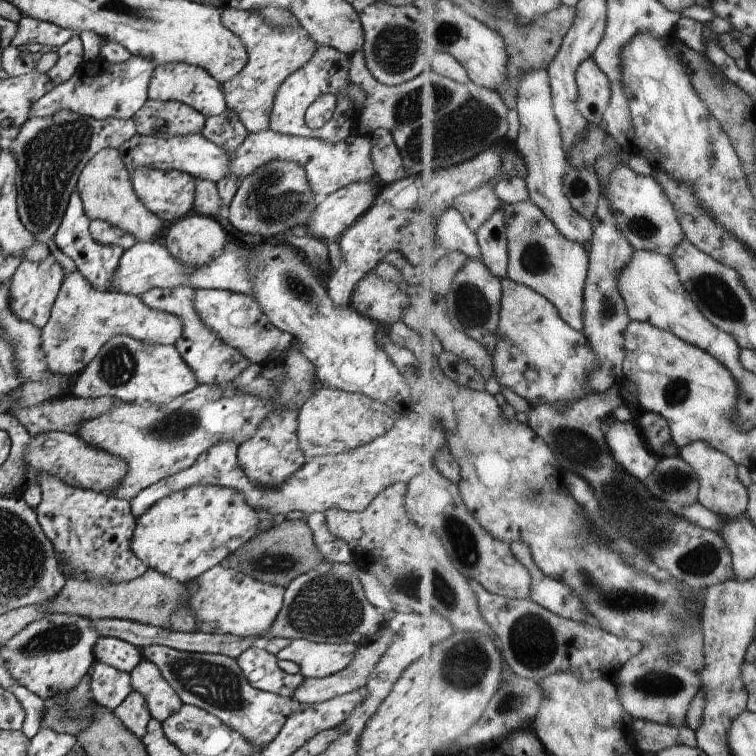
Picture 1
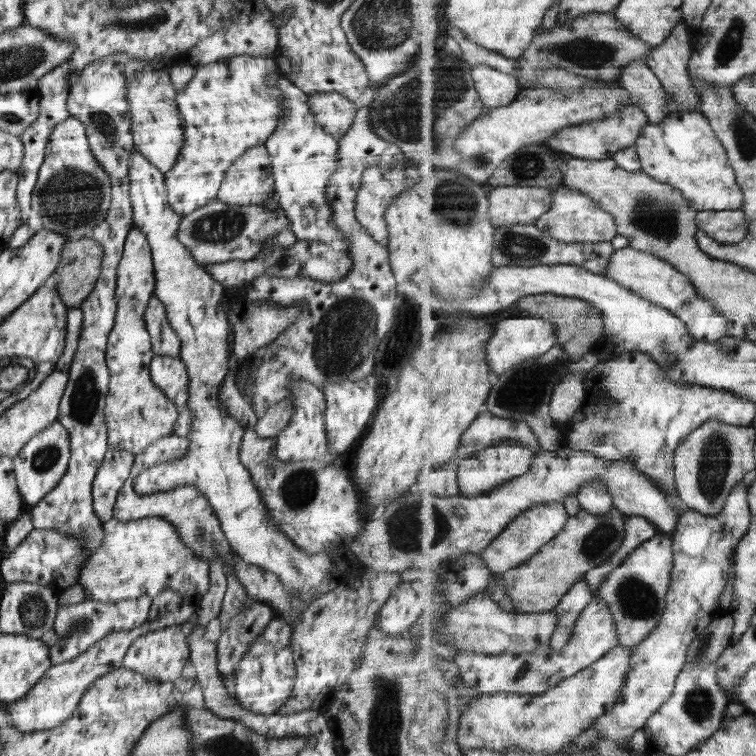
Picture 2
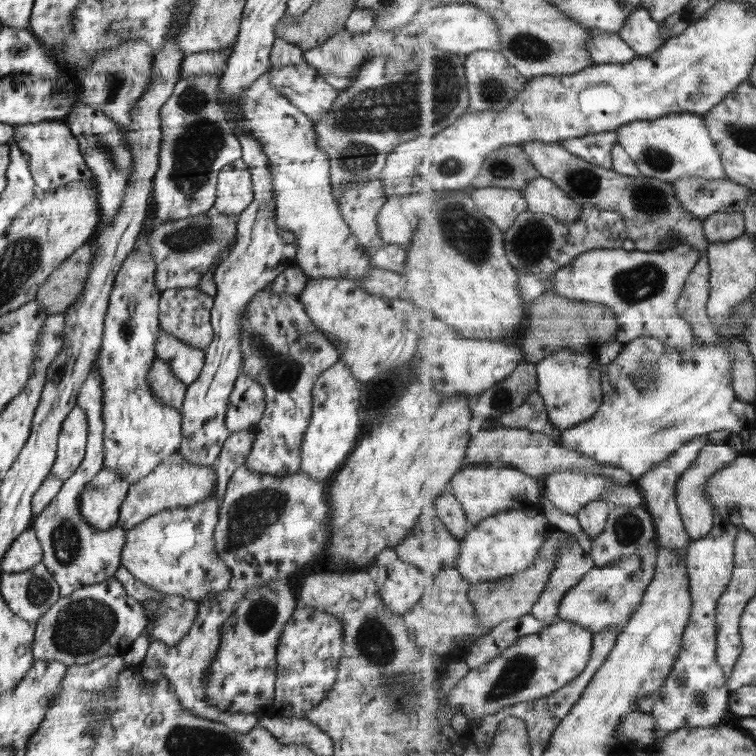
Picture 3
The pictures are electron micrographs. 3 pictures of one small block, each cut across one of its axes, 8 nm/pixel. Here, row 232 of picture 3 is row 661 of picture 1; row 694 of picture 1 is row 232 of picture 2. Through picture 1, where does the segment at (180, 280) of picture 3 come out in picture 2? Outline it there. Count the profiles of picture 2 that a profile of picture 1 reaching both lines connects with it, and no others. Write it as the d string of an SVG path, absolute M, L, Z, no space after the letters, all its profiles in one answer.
M214 200L182 217L177 239L192 253L196 266L204 268L206 264L220 264L228 260L254 259L273 234L290 229L290 226L289 218L282 209L275 211L262 205L238 206Z

